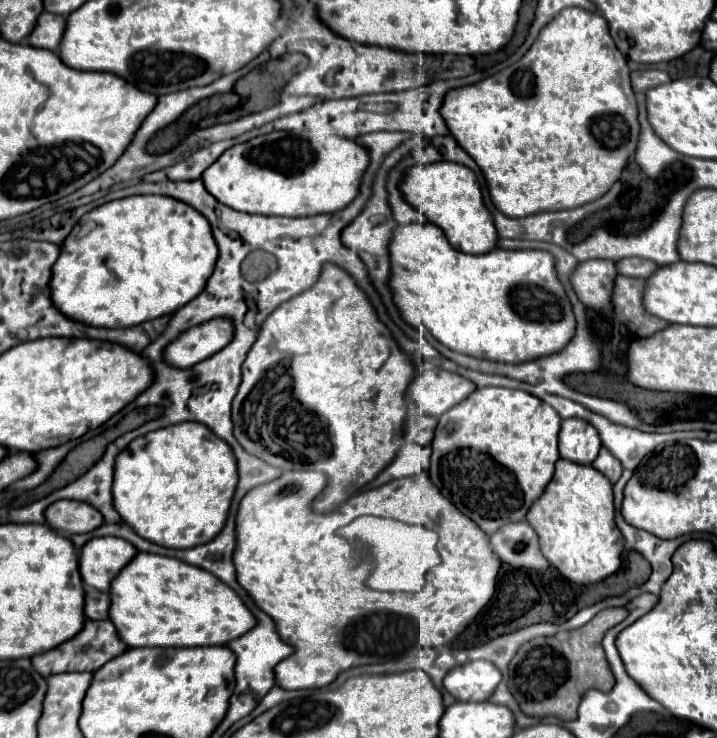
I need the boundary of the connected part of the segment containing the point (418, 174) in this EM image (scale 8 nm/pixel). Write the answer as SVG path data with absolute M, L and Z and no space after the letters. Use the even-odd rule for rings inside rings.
M432 162L424 166L412 166L400 184L402 196L424 212L428 222L436 224L452 248L466 254L484 254L496 246L496 228L490 212L484 206L480 184L476 174L456 162Z

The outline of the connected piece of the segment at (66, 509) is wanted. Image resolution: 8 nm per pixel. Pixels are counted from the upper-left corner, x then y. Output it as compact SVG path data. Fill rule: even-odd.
M58 500L46 508L44 516L46 524L62 534L84 534L102 524L102 514L78 500Z

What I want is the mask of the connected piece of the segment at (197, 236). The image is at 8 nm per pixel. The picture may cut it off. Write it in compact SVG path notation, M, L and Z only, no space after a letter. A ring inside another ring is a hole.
M128 196L106 202L80 218L60 246L58 262L52 266L50 298L64 316L94 328L130 328L146 320L168 316L196 298L218 258L208 220L168 196Z

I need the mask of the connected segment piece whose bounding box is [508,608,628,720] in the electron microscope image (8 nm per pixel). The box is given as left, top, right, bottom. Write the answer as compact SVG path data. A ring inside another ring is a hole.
M604 608L592 618L592 622L584 624L574 632L558 632L548 638L534 638L520 646L516 656L512 658L508 670L508 690L516 698L520 710L526 716L544 718L556 716L560 720L574 720L580 698L596 688L602 692L610 692L614 686L612 670L606 662L606 654L602 648L602 638L608 628L616 626L628 616L626 608Z

